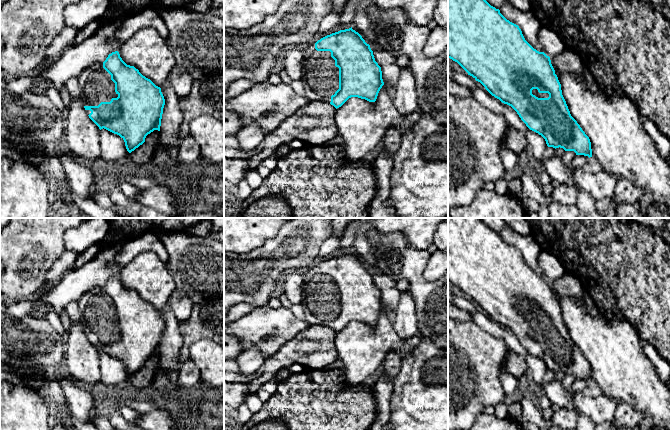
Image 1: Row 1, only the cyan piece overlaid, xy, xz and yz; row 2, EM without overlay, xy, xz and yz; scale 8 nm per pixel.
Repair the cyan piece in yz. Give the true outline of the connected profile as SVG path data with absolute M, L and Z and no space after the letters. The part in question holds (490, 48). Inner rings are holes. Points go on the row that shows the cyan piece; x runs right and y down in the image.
M448 0L448 58L457 62L476 81L480 82L485 89L502 103L511 106L519 115L526 126L541 135L548 147L563 148L565 151L574 151L576 155L592 157L591 142L577 121L571 116L566 101L562 95L561 84L551 64L550 57L544 52L534 49L524 38L518 25L507 20L499 9L491 6L486 0Z

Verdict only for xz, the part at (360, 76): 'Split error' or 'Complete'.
Split error

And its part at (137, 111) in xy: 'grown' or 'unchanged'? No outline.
grown

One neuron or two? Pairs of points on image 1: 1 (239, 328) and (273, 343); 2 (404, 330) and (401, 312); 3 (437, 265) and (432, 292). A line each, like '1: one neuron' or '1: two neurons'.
1: one neuron
2: one neuron
3: two neurons

